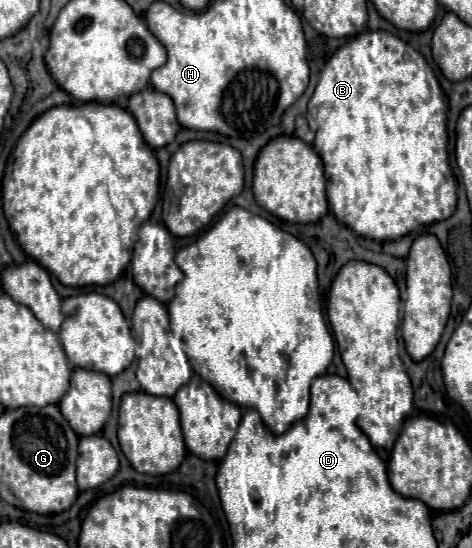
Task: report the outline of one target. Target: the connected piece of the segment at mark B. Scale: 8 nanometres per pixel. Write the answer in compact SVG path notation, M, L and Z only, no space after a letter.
M362 31L360 35L352 37L346 45L342 45L326 63L326 67L320 73L320 81L316 85L316 91L308 103L308 113L306 113L310 129L316 133L314 139L314 149L320 155L324 163L324 175L326 175L326 193L328 193L328 203L336 219L340 223L348 225L354 233L362 237L370 237L376 241L392 241L400 239L420 225L436 223L442 219L448 219L454 209L456 209L456 179L448 163L448 135L446 135L446 99L444 93L438 85L438 79L432 71L432 67L426 63L426 59L412 49L408 43L404 43L400 37L388 33L388 31Z

